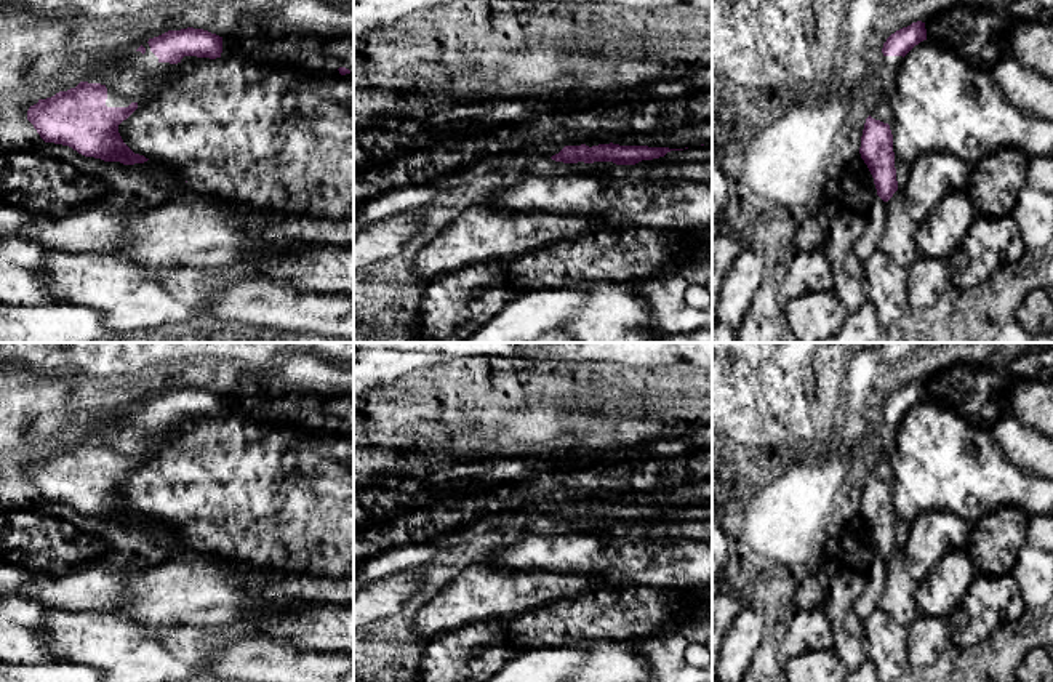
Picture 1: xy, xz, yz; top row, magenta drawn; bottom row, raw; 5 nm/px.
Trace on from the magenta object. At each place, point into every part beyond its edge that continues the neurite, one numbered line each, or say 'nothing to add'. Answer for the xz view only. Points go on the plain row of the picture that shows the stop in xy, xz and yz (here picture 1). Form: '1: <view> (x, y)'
nothing to add

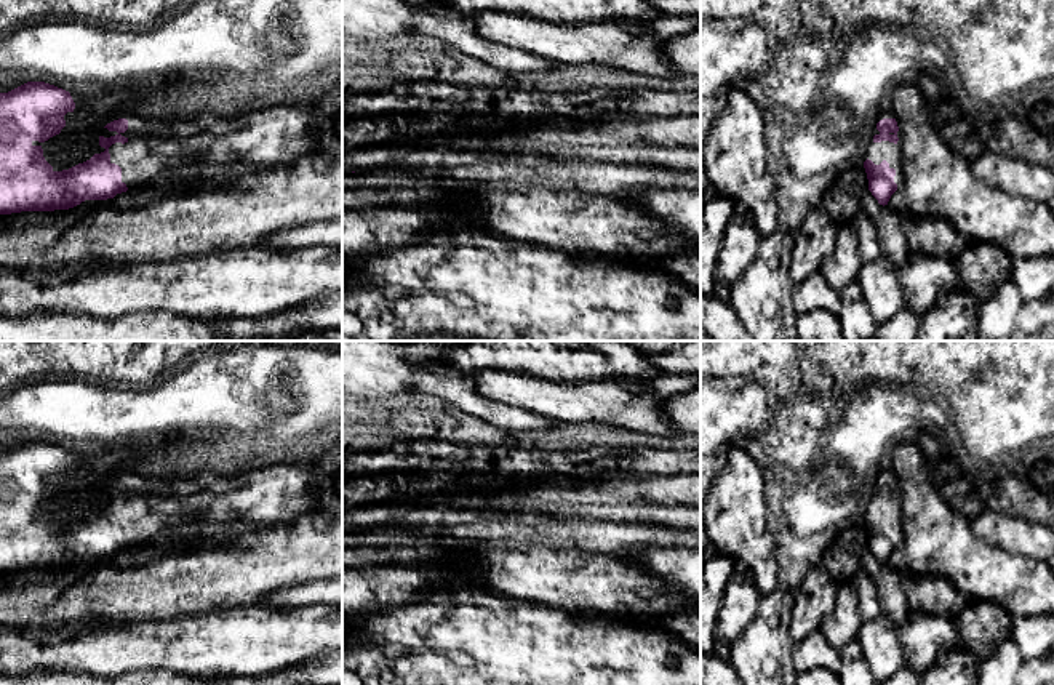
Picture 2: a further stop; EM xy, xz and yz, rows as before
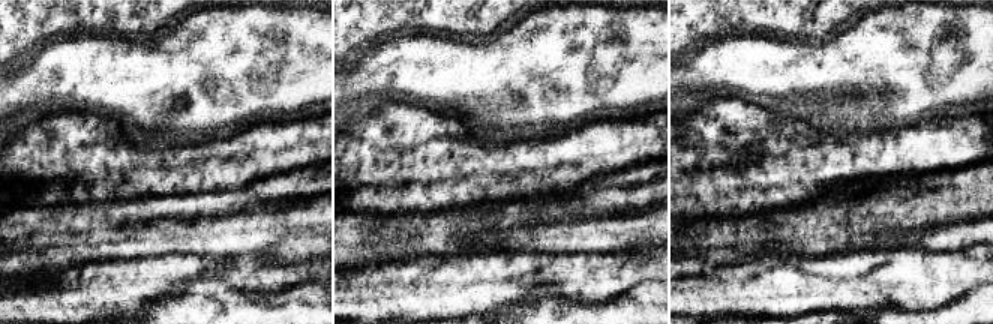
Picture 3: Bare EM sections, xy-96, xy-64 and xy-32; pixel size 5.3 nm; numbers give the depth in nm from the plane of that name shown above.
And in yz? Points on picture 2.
1: yz (877, 511)

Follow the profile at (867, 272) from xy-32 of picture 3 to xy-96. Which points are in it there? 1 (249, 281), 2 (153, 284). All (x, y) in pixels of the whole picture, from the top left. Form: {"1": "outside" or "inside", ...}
{"1": "inside", "2": "inside"}

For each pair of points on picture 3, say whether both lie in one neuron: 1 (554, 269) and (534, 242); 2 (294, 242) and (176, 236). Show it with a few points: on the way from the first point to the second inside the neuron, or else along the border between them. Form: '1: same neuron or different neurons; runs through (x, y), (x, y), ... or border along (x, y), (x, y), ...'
1: different neurons; border along (506, 252), (578, 252)
2: different neurons; border along (315, 233), (290, 231), (279, 242), (257, 254)

